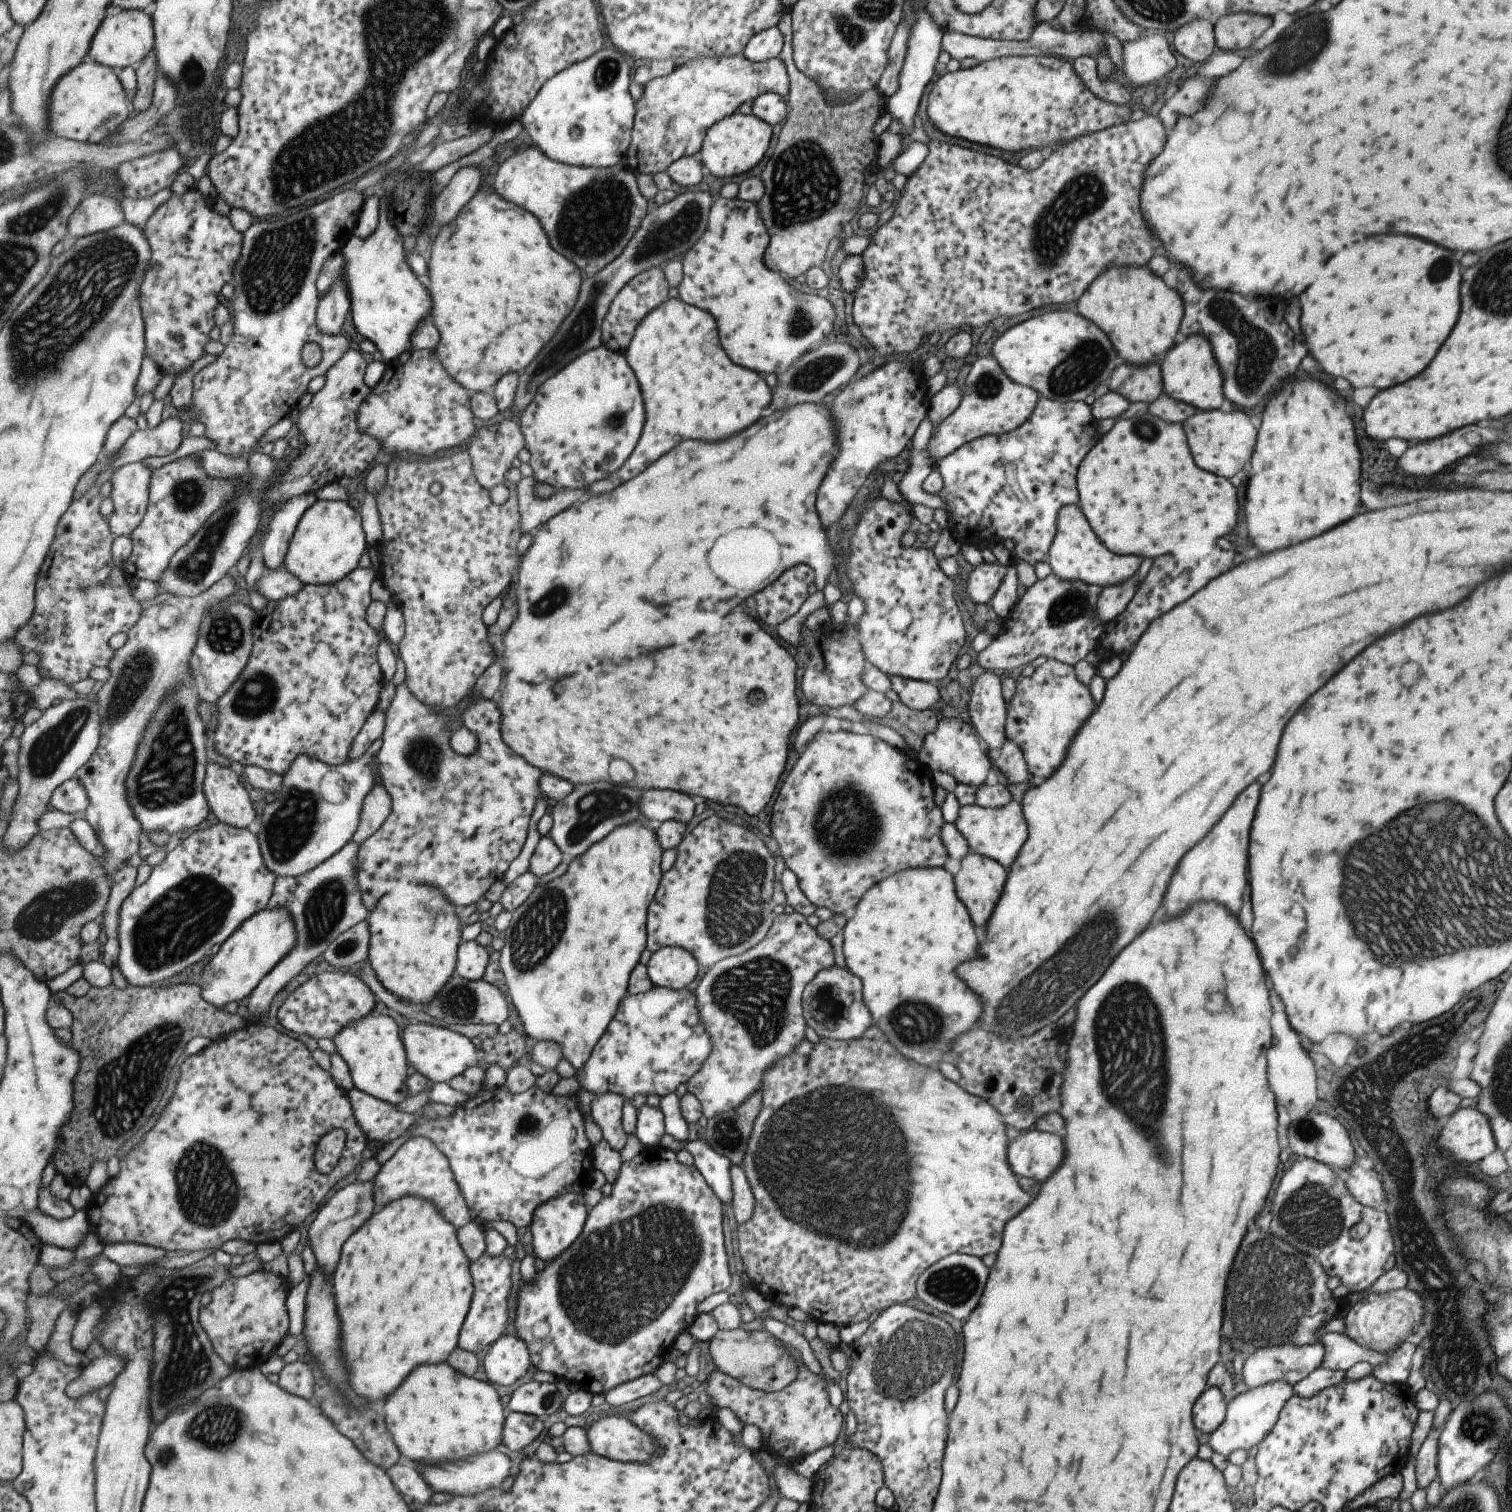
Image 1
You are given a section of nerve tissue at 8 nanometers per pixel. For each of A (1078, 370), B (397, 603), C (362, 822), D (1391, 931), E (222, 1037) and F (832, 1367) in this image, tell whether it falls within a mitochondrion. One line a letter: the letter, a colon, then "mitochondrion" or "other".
A: mitochondrion
B: other
C: other
D: mitochondrion
E: other
F: other

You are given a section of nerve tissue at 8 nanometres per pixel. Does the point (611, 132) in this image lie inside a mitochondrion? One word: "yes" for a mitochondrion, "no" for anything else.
no

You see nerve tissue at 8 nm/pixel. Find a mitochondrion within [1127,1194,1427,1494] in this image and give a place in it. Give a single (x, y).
(1274, 1285)

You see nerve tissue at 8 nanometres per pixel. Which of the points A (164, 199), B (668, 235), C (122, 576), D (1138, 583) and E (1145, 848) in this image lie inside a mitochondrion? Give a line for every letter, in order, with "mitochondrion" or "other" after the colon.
A: other
B: mitochondrion
C: other
D: other
E: mitochondrion

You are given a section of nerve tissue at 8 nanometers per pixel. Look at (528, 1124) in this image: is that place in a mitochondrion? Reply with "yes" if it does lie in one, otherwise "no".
yes

